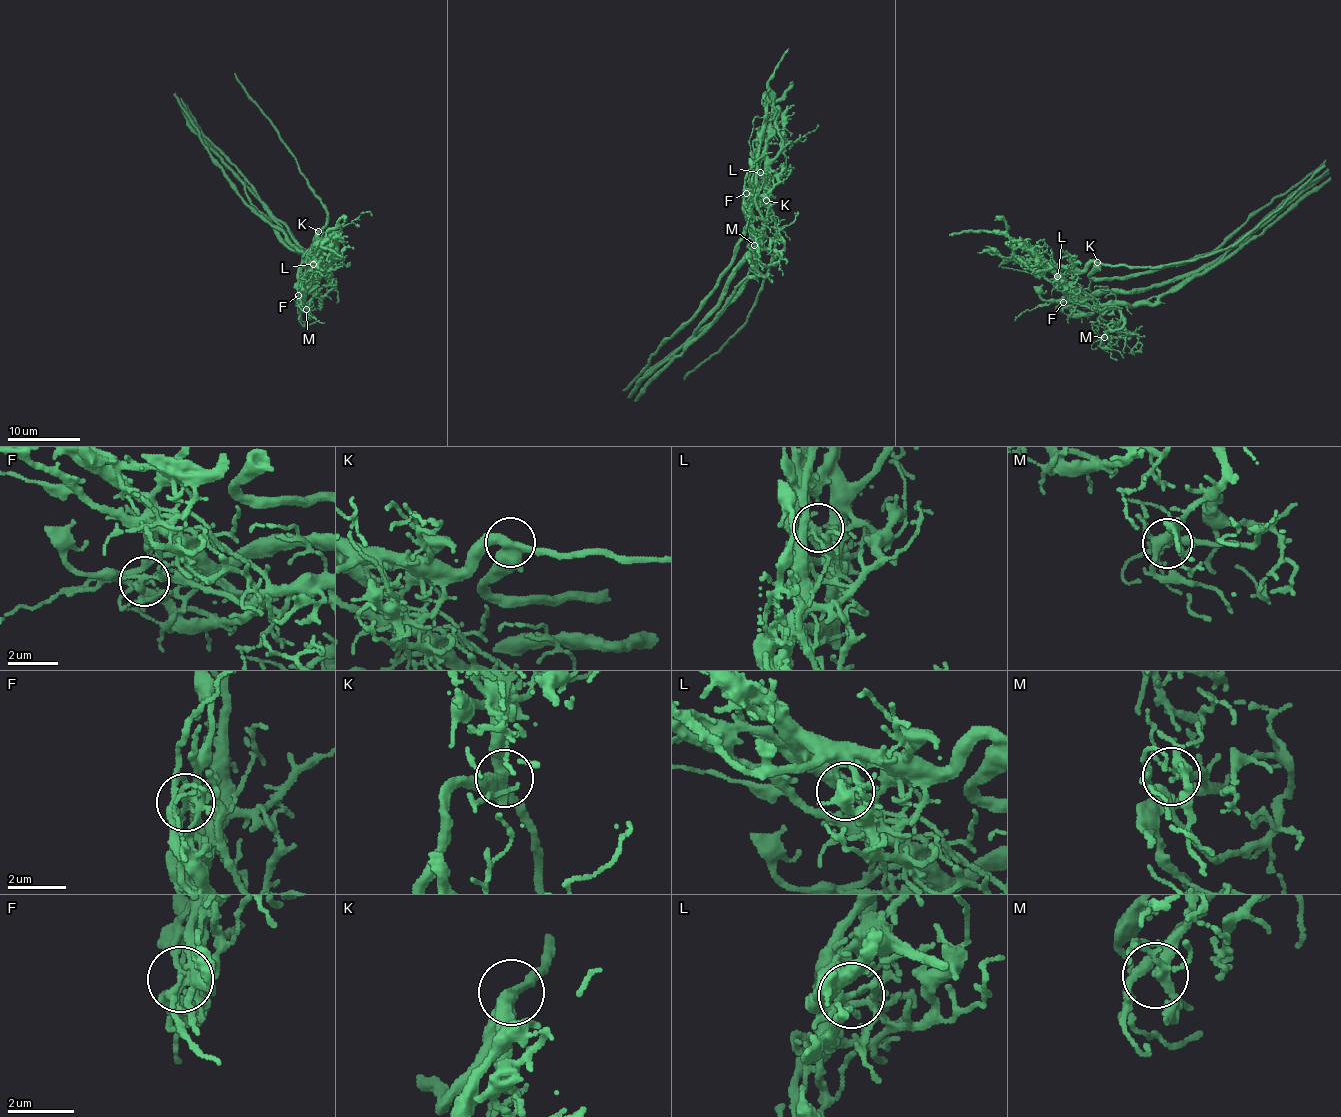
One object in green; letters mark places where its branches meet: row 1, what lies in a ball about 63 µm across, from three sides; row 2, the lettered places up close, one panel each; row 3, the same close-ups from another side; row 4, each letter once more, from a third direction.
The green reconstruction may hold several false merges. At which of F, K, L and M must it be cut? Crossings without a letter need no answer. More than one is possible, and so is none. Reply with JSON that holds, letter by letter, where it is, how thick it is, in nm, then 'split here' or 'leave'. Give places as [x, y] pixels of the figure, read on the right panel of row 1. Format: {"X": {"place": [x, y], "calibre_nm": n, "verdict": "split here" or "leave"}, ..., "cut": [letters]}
{"F": {"place": [1063, 302], "calibre_nm": 190, "verdict": "split here"}, "K": {"place": [1097, 262], "calibre_nm": 400, "verdict": "leave"}, "L": {"place": [1057, 276], "calibre_nm": 160, "verdict": "split here"}, "M": {"place": [1104, 337], "calibre_nm": 240, "verdict": "leave"}, "cut": ["F", "L"]}

